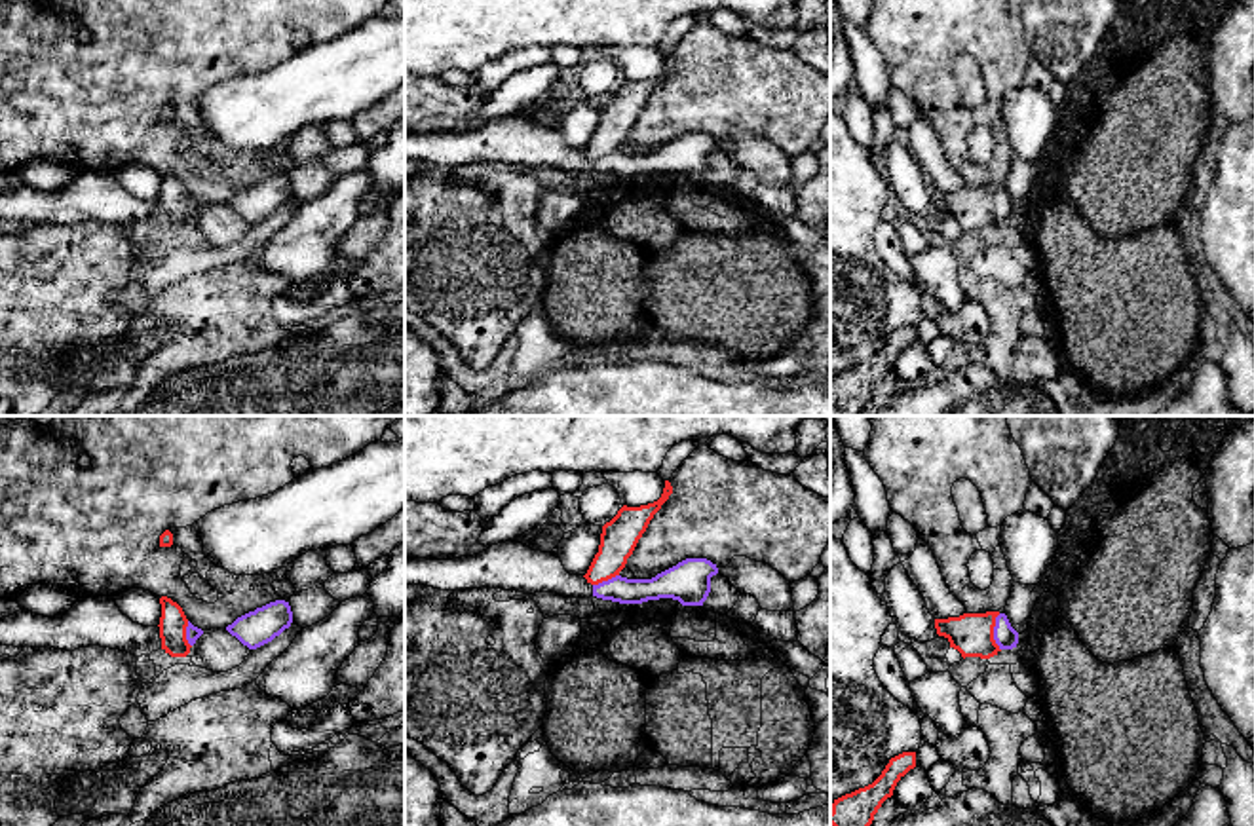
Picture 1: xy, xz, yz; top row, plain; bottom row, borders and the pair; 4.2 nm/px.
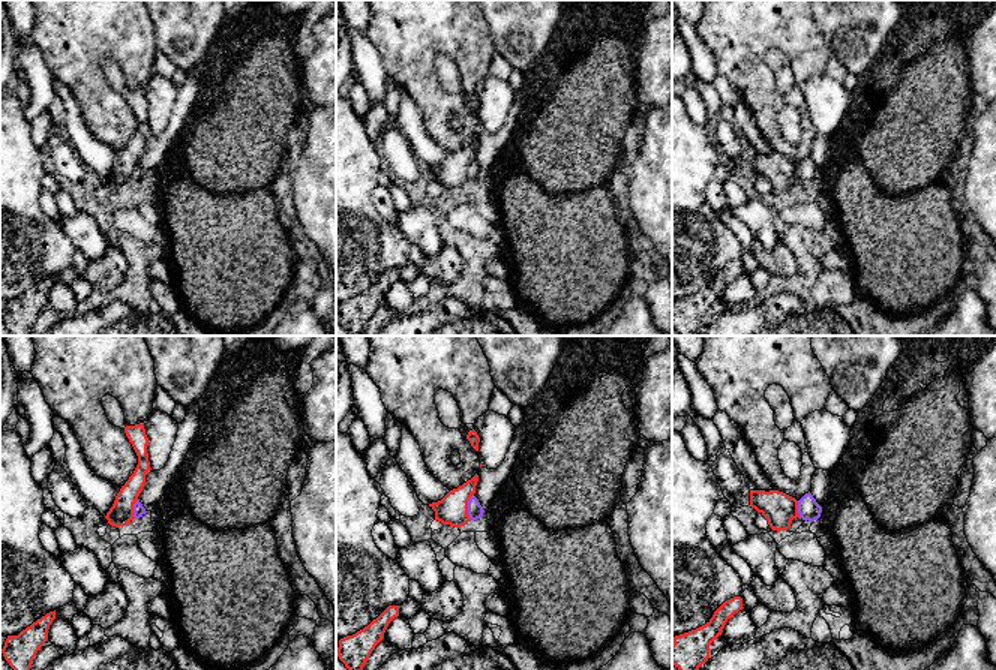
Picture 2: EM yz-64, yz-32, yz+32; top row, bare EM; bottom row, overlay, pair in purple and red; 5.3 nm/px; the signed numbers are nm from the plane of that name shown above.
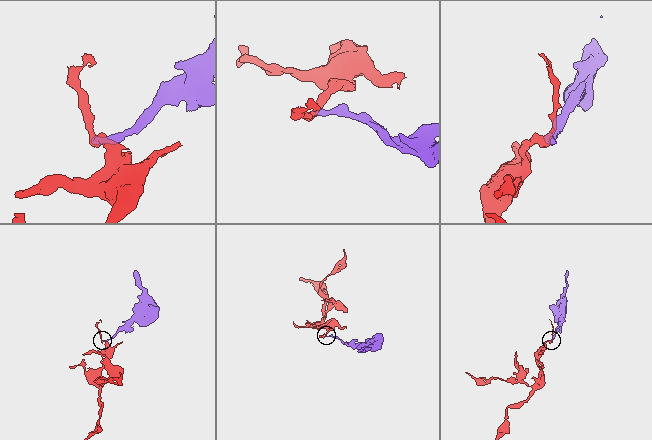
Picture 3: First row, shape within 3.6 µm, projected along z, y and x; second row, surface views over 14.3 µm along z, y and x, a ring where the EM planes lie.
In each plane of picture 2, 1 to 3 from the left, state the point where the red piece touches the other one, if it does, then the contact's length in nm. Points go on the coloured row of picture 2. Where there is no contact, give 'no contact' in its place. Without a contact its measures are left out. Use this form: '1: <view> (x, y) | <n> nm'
1: yz-64 (134, 508) | 110 nm
2: yz-32 (468, 507) | 140 nm
3: yz+32 (798, 510) | 100 nm

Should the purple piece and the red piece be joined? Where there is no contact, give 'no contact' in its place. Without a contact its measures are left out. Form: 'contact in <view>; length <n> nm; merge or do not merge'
contact in yz; length 160 nm; do not merge

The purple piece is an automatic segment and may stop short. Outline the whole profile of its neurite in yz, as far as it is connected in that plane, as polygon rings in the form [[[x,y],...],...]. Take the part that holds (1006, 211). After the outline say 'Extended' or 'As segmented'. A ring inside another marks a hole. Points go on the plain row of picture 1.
[[[1005,188],[996,192],[994,215],[999,224],[1013,224],[1018,218],[1018,207],[1011,201]]]. As segmented

